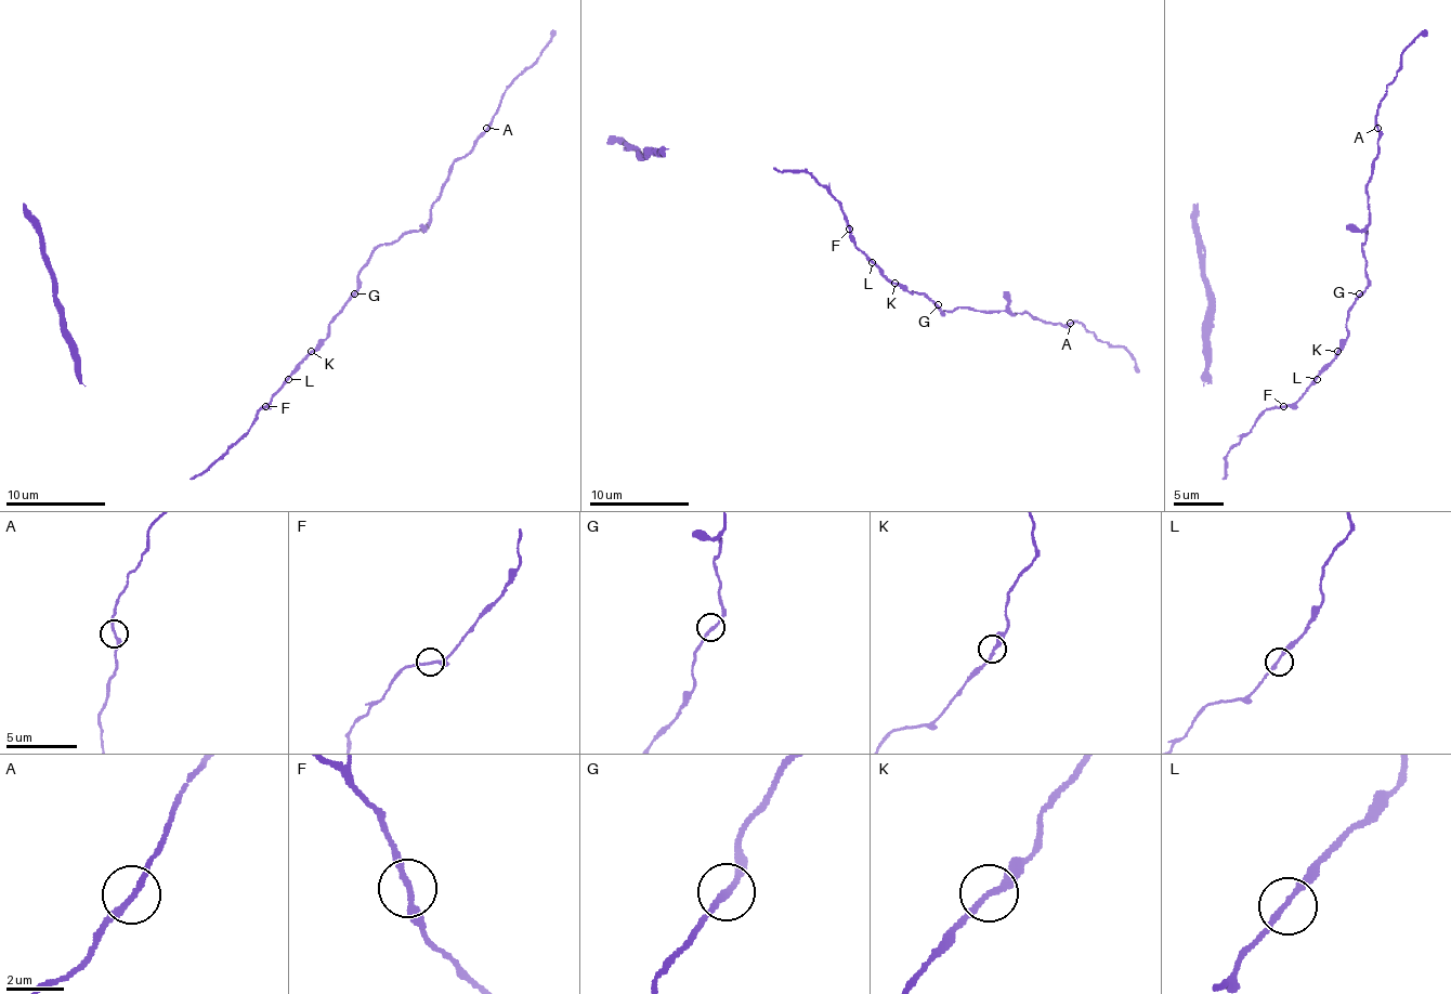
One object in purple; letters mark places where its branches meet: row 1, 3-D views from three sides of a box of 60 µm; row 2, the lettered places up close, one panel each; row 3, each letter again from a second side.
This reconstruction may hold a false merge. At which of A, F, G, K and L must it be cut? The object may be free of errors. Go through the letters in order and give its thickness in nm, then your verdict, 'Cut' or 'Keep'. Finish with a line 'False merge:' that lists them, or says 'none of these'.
A: Thickness 200 nm. Keep
F: Thickness 200 nm. Keep
G: Thickness 190 nm. Keep
K: Thickness 200 nm. Keep
L: Thickness 190 nm. Keep
False merge: none of these

